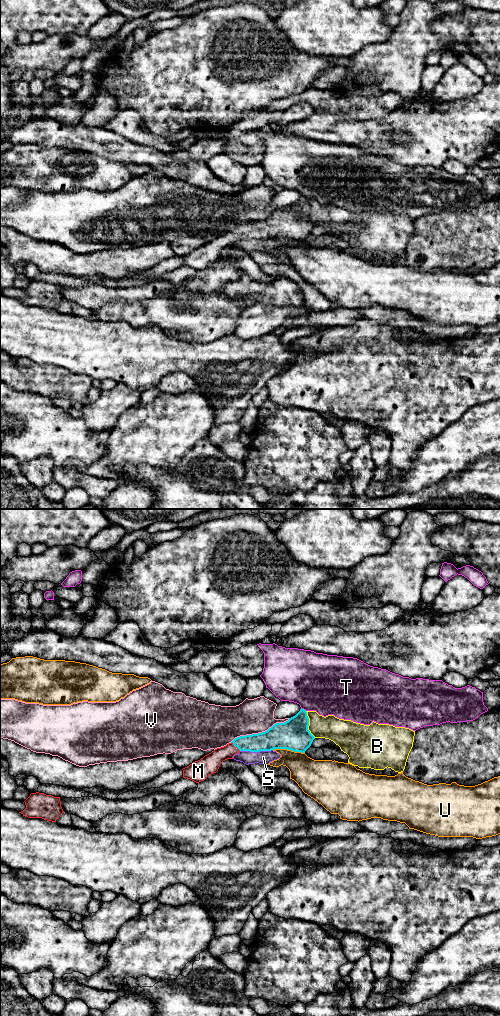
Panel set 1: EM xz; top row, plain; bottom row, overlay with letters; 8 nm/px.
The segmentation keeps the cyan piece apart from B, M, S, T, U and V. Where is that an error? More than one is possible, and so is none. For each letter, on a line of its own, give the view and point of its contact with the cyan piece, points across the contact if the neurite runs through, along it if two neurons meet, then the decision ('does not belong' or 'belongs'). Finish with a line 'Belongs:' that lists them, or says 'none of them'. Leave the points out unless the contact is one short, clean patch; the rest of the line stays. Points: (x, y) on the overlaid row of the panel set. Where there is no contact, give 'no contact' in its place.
B: contact xz (308, 724); does not belong
M: contact xz (236, 746); way xz (266, 741), (240, 743), (236, 746), (218, 755), (210, 763); belongs
S: contact xz (256, 751); does not belong
T: contact xz (303, 709); does not belong
U: contact xz (289, 749); does not belong
V: contact xz (259, 733); does not belong
Belongs: M

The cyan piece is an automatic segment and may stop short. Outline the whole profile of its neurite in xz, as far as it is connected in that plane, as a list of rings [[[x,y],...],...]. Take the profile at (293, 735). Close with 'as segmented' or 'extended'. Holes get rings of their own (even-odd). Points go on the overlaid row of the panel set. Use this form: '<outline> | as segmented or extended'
[[[304,709],[284,723],[276,723],[267,731],[240,736],[224,747],[217,748],[198,761],[183,768],[183,778],[196,783],[205,780],[209,775],[216,773],[220,764],[233,759],[240,751],[260,752],[274,749],[287,749],[305,753],[315,737],[308,730],[309,718]]] | extended

